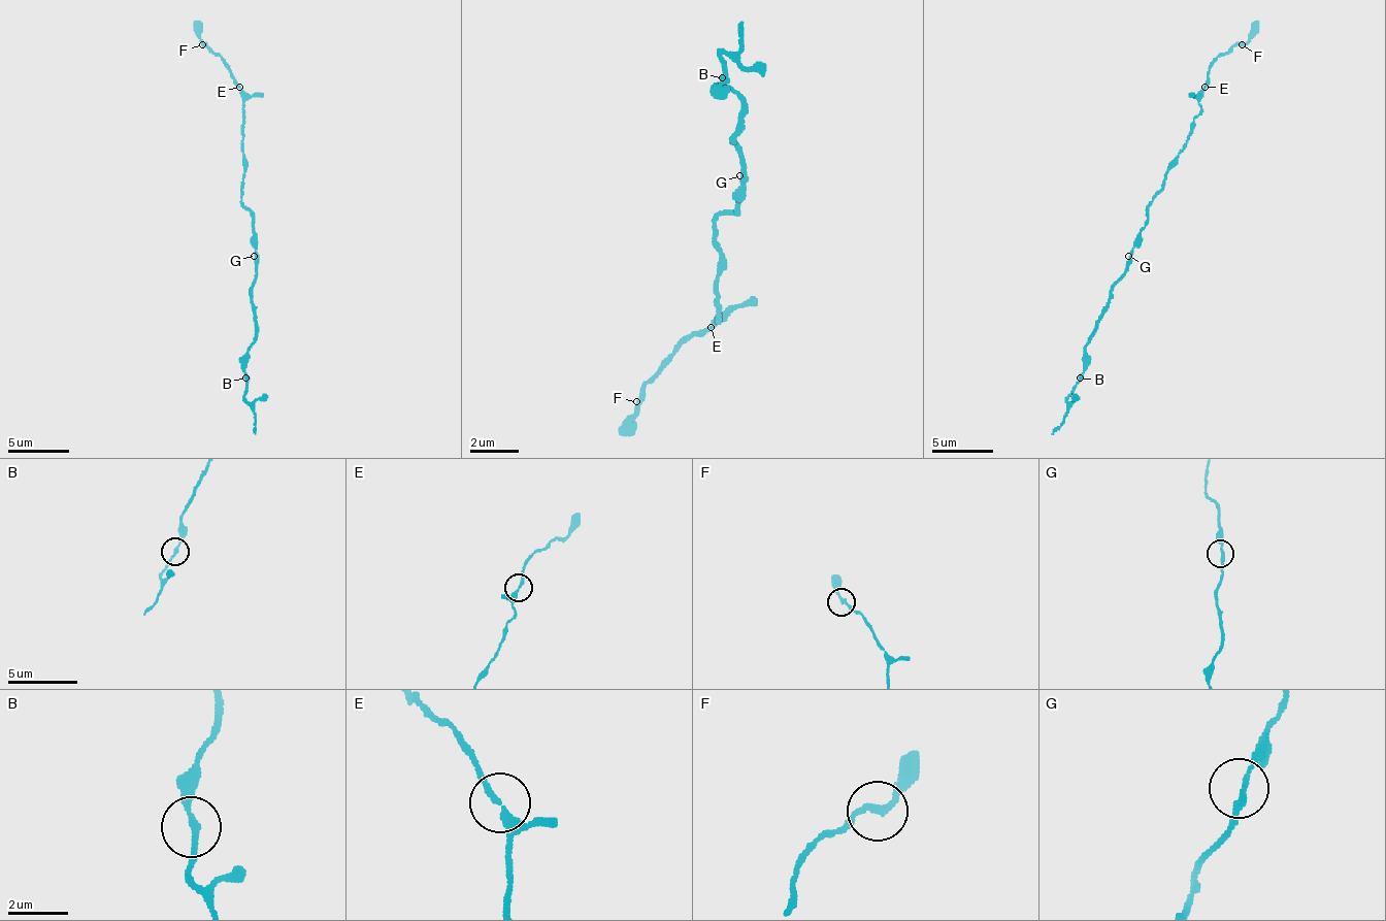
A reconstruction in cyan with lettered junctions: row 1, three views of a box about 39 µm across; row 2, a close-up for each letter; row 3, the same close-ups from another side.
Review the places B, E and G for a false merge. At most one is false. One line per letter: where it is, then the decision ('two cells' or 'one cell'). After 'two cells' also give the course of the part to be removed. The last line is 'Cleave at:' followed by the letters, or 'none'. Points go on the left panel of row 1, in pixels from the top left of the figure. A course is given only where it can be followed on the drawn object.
B: place (245, 377); one cell
E: place (239, 87); one cell
G: place (254, 256); one cell
Cleave at: none

